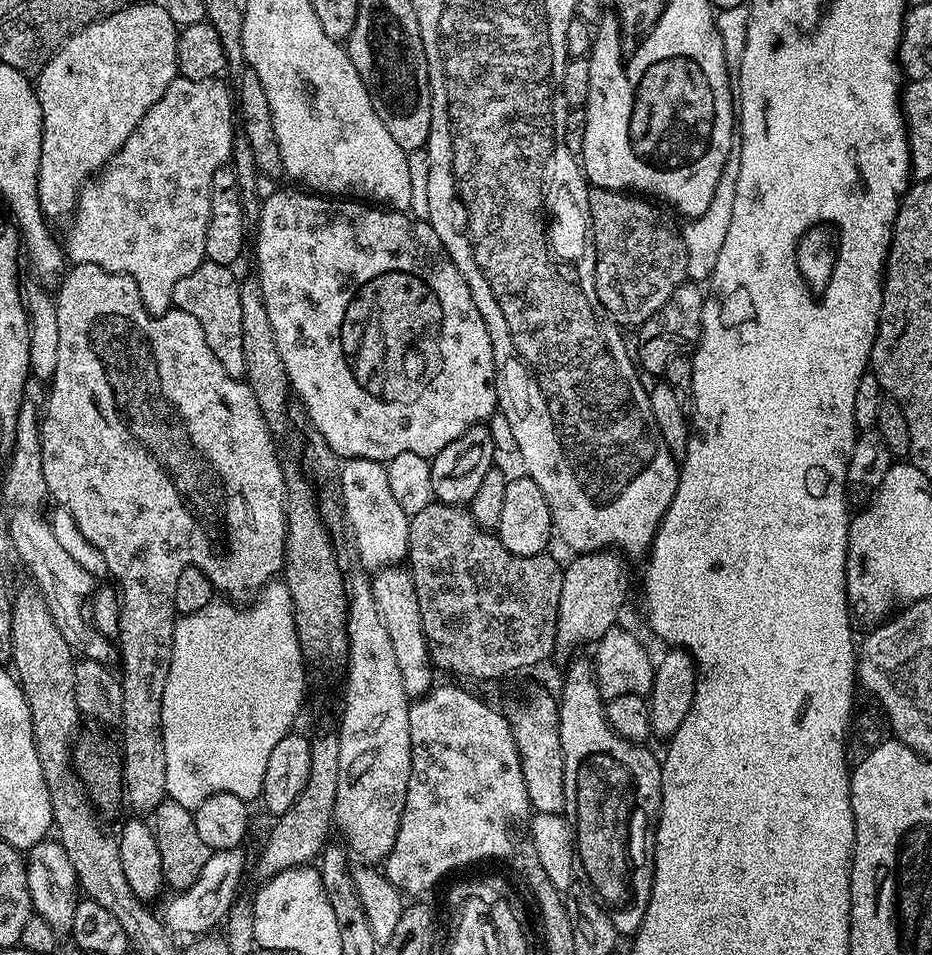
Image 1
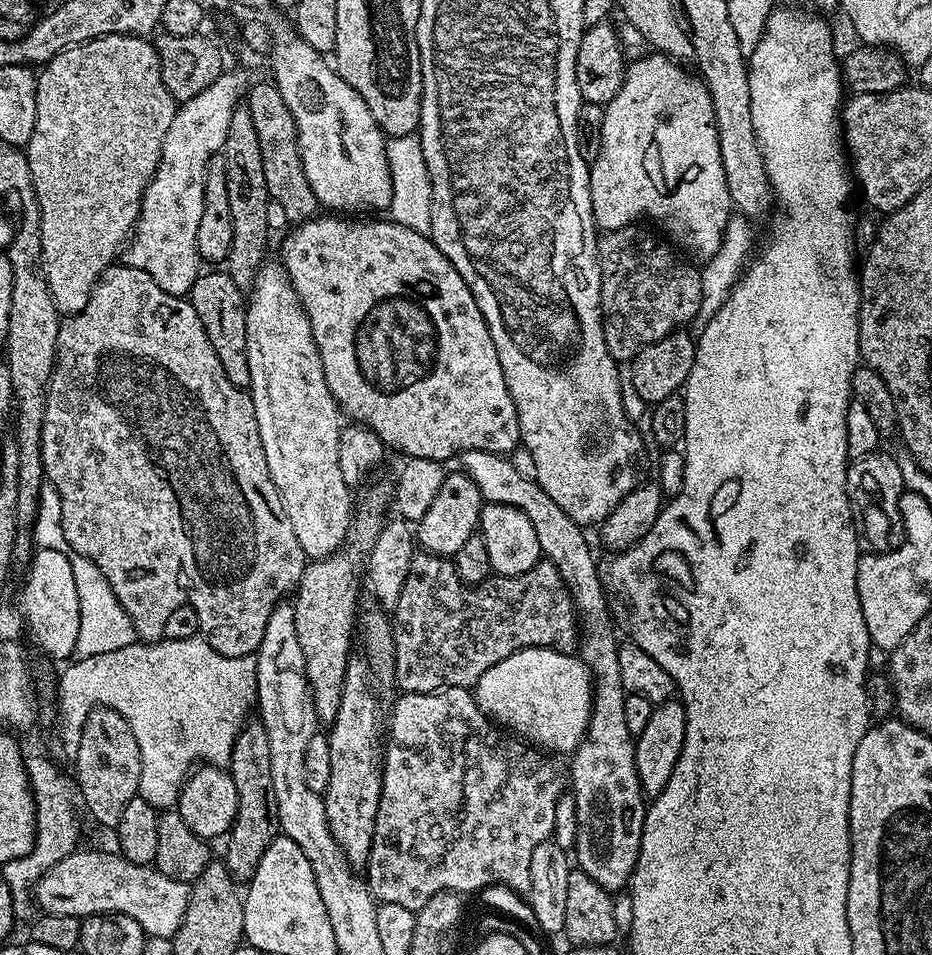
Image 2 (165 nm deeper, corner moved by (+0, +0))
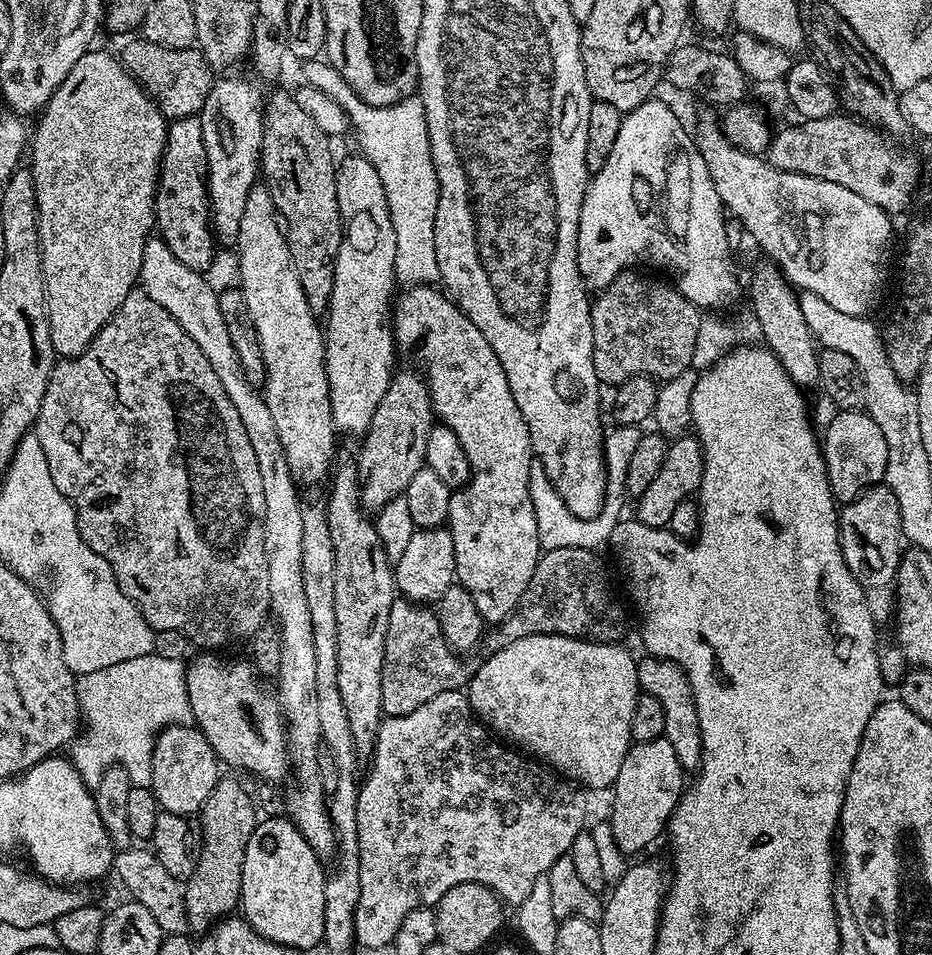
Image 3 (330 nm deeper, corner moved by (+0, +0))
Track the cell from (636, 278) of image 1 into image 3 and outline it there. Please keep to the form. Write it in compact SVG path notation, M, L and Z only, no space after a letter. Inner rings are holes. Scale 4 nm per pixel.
M643 271L618 274L612 285L592 300L594 374L604 386L618 386L635 376L650 376L663 382L692 367L701 309L669 281L667 284L640 272Z

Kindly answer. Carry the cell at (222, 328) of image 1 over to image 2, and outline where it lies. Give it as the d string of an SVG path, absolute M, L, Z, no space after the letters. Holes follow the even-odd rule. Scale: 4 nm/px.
M204 270L196 277L190 299L194 310L198 310L198 318L202 318L202 326L206 326L206 338L210 338L214 354L218 354L218 362L222 362L226 378L230 378L234 386L247 390L250 386L250 358L246 358L245 293L234 286L234 278L230 278L227 271Z

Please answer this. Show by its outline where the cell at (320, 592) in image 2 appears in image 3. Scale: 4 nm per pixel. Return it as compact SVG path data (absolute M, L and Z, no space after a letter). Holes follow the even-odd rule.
M397 371L393 375L390 386L387 387L386 394L379 402L378 409L374 412L368 431L362 438L360 454L358 458L356 457L360 501L367 511L377 512L387 502L403 495L416 472L425 467L427 439L435 422L436 416L432 410L431 392L428 389L427 381L414 372Z

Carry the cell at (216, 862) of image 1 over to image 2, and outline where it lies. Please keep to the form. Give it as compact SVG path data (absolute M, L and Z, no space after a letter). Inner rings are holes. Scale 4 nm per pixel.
M77 850L62 858L34 887L34 900L41 913L97 916L103 912L126 914L142 926L145 937L173 937L186 914L189 885L166 878L154 866L135 864L112 852Z

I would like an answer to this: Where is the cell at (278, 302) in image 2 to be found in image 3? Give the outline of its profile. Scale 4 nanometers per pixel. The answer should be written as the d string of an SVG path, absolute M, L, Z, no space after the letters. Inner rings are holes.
M257 182L250 190L250 198L246 198L246 210L234 245L241 266L238 287L246 298L246 310L250 310L262 346L262 362L266 362L262 395L266 406L270 406L274 426L278 426L278 442L282 442L292 477L301 485L320 484L333 471L332 455L338 439L330 410L324 334L321 325L316 325L317 313L309 306L294 270L288 237L277 229L276 214L268 185Z

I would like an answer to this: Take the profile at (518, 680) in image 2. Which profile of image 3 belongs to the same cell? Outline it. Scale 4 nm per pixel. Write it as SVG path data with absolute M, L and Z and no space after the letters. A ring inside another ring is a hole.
M527 636L518 642L510 642L510 646L495 649L491 653L492 657L480 669L477 667L473 671L472 679L466 685L468 703L471 704L473 713L497 737L507 738L521 753L543 762L549 769L559 773L561 777L567 778L569 781L575 782L585 789L611 789L618 778L618 770L622 770L622 758L626 758L629 747L633 743L633 738L630 734L630 718L634 715L634 702L638 702L641 694L640 683L638 682L638 670L636 669L637 657L635 655L631 656L623 648L624 646L620 642L615 644L599 644L598 642L590 642L589 640L575 640L569 636Z

